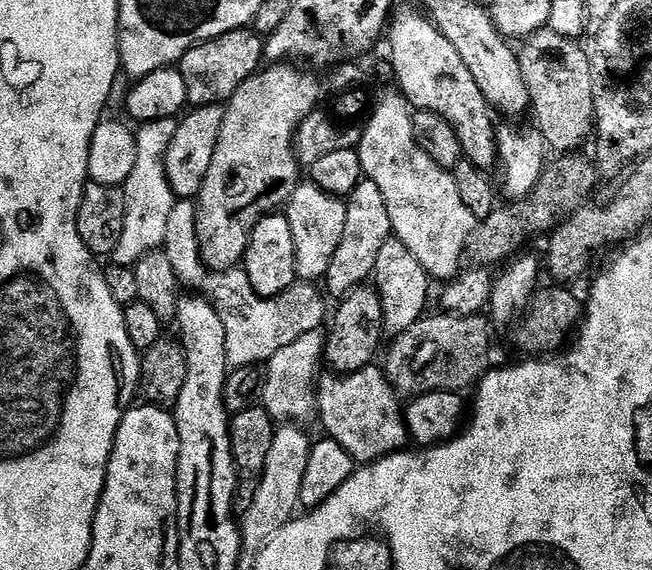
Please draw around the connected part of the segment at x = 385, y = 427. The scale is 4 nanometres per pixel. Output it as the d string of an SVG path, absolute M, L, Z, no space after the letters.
M369 366L357 372L327 375L321 375L316 386L315 411L321 426L328 431L325 433L350 453L357 465L382 460L409 443L401 397L385 376L383 367Z

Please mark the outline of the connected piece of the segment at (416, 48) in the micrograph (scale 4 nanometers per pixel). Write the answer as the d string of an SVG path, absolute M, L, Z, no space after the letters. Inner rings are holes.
M397 7L390 17L390 27L386 32L386 44L392 51L390 61L393 66L394 84L397 84L399 95L408 101L413 109L421 112L434 112L446 118L458 134L458 142L462 142L464 151L463 159L474 162L474 166L485 170L492 170L497 167L498 157L496 154L496 134L498 124L492 121L493 109L488 99L478 90L478 82L474 82L474 74L466 70L466 62L458 50L454 50L453 44L436 29L435 24L423 11L415 12L412 8Z

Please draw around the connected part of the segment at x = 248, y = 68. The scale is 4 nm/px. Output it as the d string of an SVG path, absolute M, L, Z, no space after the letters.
M251 27L230 30L213 40L204 40L195 44L180 59L178 71L186 82L186 94L189 105L205 108L207 104L223 105L250 78L259 72L265 63L265 37Z

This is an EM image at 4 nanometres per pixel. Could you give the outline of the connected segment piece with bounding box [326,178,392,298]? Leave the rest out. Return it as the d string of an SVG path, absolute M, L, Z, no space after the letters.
M365 178L358 186L354 186L354 190L346 198L346 203L346 230L342 230L342 242L338 242L334 258L330 258L326 277L327 295L336 296L335 298L343 298L359 284L369 283L373 279L378 254L382 251L383 244L392 236L390 214L386 214L386 198L382 198L382 190L378 190L372 180Z

